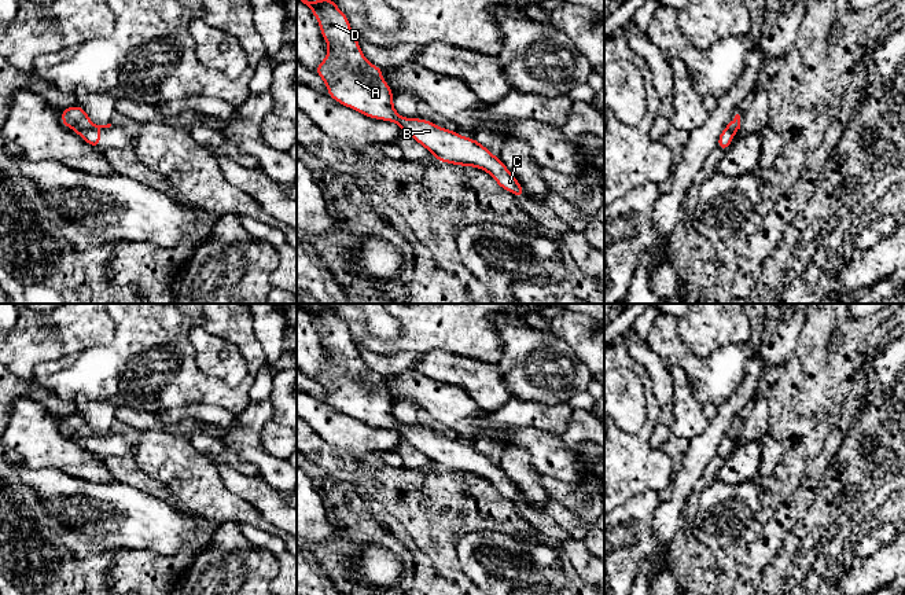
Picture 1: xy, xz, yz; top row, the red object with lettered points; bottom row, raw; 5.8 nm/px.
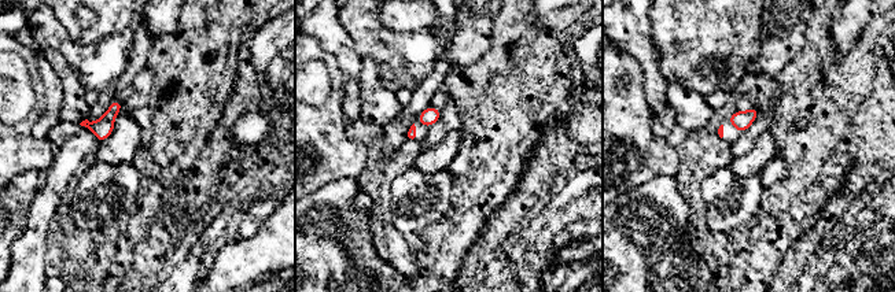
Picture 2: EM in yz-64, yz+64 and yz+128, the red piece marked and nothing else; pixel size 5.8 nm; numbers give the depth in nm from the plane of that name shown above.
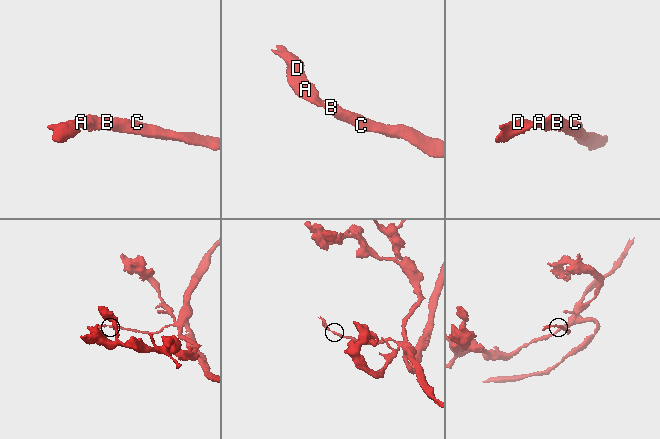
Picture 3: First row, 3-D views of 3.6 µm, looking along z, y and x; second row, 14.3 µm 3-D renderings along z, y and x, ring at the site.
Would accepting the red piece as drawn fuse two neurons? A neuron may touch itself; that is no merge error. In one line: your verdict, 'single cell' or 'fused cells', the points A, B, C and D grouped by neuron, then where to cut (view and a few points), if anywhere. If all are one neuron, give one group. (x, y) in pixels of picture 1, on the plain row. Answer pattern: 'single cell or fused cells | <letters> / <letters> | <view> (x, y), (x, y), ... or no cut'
single cell | A B C D | no cut

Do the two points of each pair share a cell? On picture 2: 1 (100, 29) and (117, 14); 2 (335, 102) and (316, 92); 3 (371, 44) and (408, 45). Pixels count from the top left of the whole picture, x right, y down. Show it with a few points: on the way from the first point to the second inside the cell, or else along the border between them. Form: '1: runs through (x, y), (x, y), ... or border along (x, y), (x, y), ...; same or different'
1: runs through (105, 25), (113, 17); same
2: border along (327, 66), (330, 96), (323, 104), (310, 106); different
3: runs through (380, 44), (385, 48), (398, 48); same

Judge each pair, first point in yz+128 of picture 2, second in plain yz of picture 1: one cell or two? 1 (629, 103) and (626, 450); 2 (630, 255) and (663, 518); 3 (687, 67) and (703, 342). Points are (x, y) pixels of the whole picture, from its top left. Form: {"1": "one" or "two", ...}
{"1": "one", "2": "two", "3": "two"}

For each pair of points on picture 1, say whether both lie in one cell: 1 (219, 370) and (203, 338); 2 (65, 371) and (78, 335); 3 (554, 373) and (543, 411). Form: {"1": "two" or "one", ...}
{"1": "one", "2": "two", "3": "two"}

